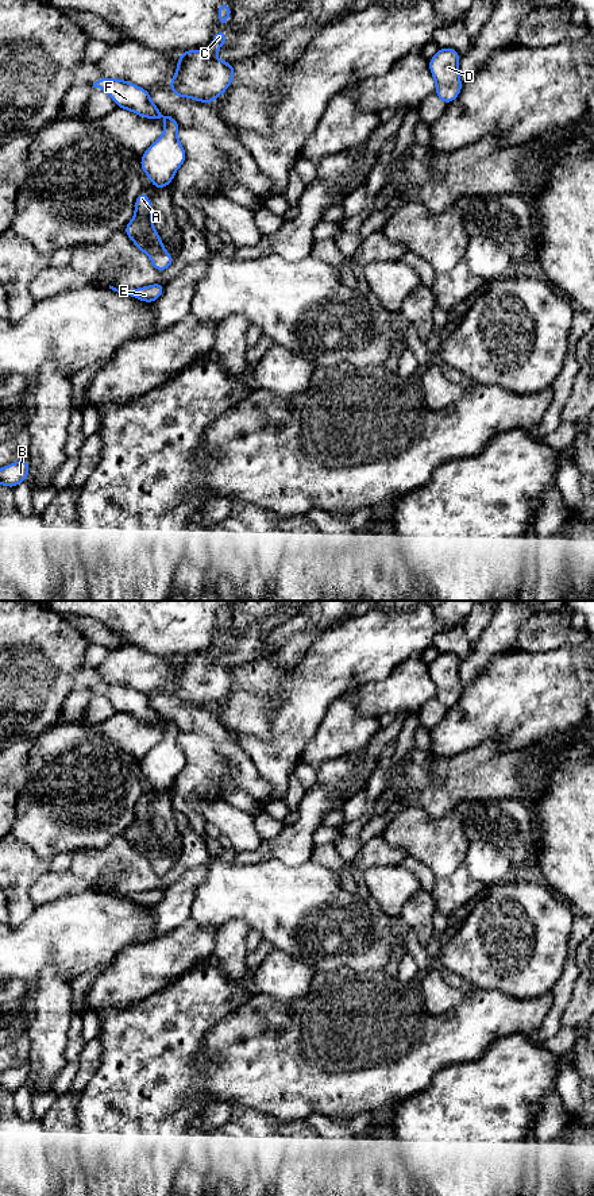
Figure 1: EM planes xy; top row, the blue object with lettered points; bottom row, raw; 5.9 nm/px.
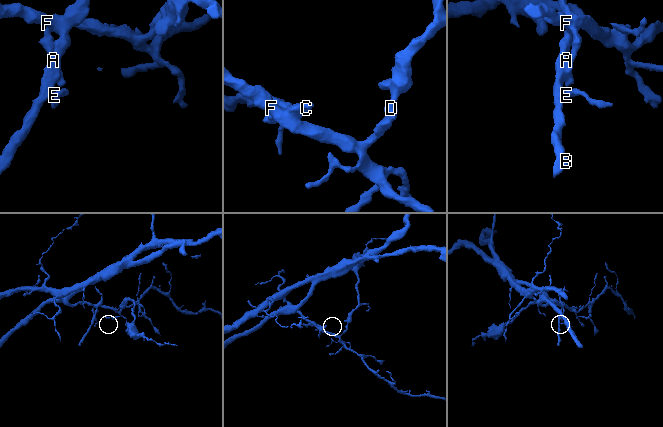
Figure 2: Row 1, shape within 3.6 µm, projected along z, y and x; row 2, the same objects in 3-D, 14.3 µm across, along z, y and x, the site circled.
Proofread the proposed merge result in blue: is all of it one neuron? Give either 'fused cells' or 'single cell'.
fused cells

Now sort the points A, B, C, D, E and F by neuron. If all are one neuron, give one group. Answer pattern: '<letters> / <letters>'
A B C E / D F

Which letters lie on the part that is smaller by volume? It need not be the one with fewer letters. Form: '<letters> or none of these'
A, B, C, E

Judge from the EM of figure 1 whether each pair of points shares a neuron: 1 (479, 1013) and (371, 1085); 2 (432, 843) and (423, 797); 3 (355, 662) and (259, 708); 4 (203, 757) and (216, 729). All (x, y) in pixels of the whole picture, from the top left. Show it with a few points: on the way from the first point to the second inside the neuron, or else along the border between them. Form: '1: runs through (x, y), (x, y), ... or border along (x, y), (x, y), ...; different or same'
1: runs through (452, 1038), (421, 1048), (398, 1067); same
2: border along (401, 809), (419, 805), (432, 817), (451, 810); different
3: border along (246, 691), (278, 701), (273, 713), (272, 730); different
4: border along (181, 730), (208, 735), (228, 766); different

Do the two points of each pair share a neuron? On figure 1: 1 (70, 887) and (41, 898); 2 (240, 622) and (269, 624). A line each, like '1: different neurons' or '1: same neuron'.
1: same neuron
2: same neuron

